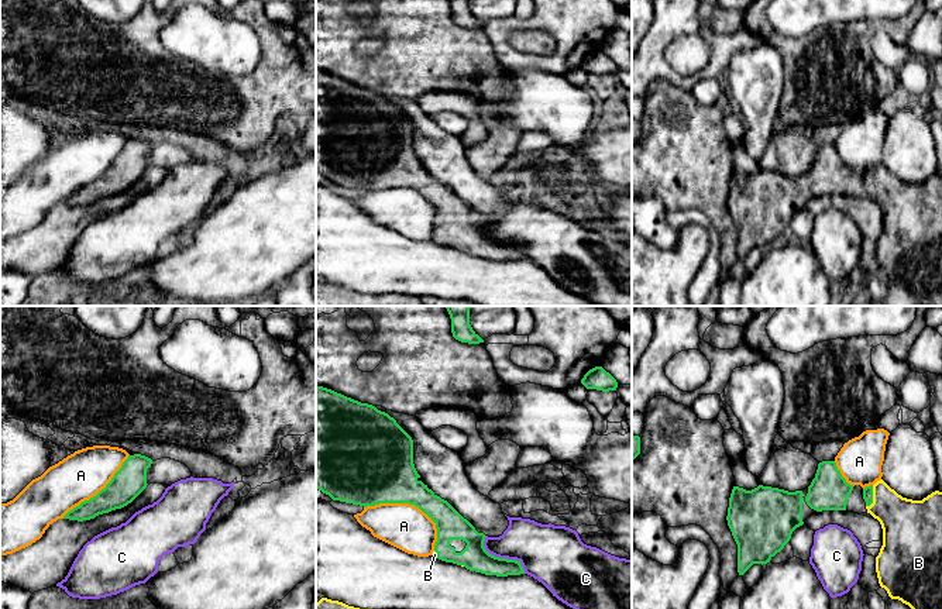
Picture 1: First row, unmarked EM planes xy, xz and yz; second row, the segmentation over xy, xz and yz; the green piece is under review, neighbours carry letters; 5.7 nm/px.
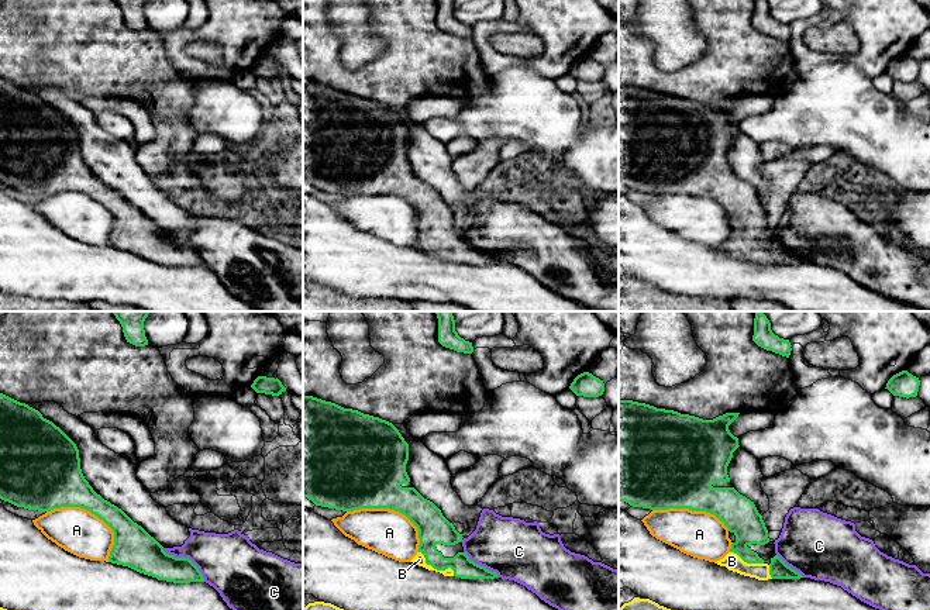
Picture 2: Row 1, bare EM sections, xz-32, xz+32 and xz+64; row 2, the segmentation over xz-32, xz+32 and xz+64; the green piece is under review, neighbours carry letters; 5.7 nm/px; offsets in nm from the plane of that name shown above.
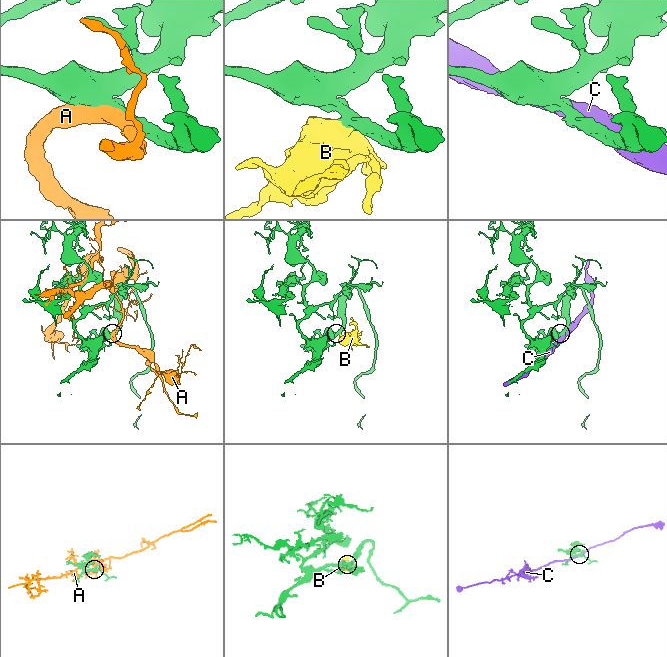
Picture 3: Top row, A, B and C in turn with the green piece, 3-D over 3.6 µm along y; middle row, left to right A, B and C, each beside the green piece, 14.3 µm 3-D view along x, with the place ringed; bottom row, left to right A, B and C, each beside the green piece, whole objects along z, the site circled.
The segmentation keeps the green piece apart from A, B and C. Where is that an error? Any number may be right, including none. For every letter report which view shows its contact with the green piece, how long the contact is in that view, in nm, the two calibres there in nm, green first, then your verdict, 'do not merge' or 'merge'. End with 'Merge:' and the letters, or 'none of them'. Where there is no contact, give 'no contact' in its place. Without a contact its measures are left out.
A: xz | 480 nm | 360/260 nm | do not merge
B: yz | 130 nm | 60/280 nm | merge
C: xz | 320 nm | 160/300 nm | do not merge
Merge: B

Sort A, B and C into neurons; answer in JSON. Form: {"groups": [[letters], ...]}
{"groups": [["A"], ["B"], ["C"]]}

